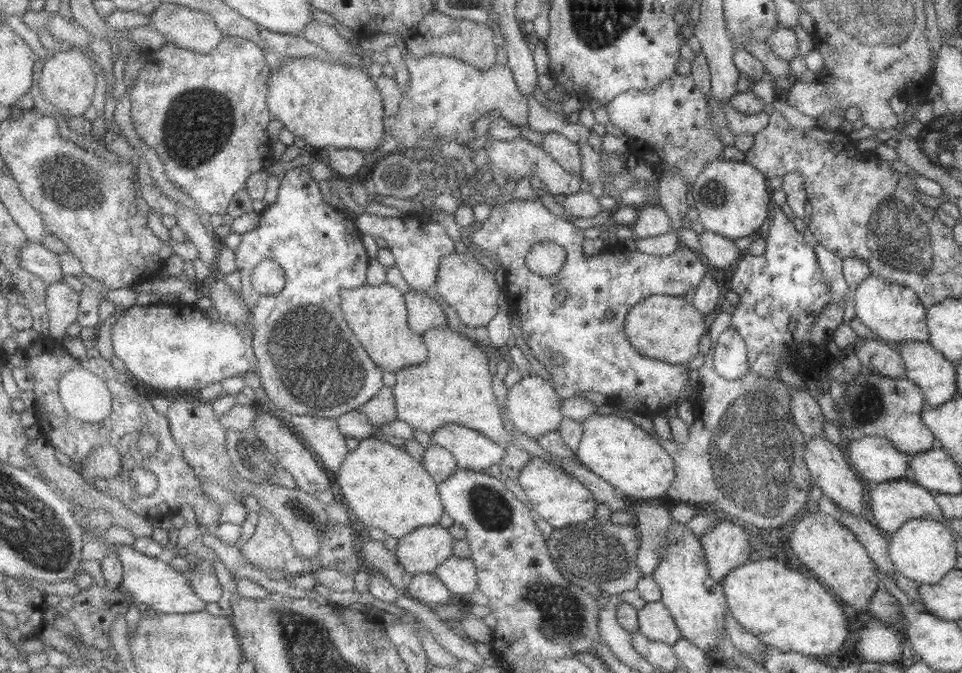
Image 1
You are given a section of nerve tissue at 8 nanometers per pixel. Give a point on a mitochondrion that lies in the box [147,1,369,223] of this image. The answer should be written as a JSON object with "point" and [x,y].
{"point":[204,138]}

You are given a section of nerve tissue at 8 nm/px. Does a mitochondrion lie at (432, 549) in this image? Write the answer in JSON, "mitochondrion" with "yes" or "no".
{"mitochondrion":"no"}

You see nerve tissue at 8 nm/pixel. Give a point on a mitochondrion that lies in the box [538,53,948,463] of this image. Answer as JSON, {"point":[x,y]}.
{"point":[897,237]}

